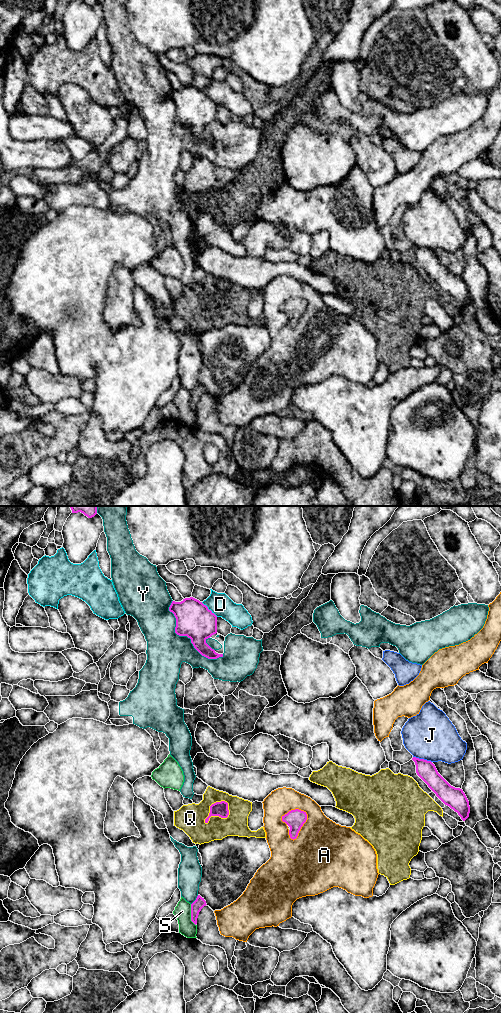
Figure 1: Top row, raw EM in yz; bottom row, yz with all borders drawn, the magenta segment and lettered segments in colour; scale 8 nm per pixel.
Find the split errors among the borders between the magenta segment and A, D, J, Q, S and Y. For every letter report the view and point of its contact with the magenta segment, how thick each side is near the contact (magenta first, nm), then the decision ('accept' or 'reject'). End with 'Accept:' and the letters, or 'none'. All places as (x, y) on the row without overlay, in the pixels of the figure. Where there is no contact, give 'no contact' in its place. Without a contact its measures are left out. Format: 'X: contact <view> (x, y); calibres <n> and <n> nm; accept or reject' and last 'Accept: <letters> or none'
A: contact yz (304, 310); calibres 150 and 440 nm; reject
D: contact yz (208, 97); calibres 280 and 180 nm; reject
J: contact yz (422, 247); calibres 160 and 400 nm; reject
Q: contact yz (211, 293); calibres 120 and 220 nm; reject
S: contact yz (191, 403); calibres 90 and 130 nm; reject
Y: contact yz (185, 123); calibres 280 and 320 nm; reject
Accept: none

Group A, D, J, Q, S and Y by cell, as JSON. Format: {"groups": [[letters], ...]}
{"groups": [["A"], ["D"], ["J"], ["Q"], ["S"], ["Y"]]}

